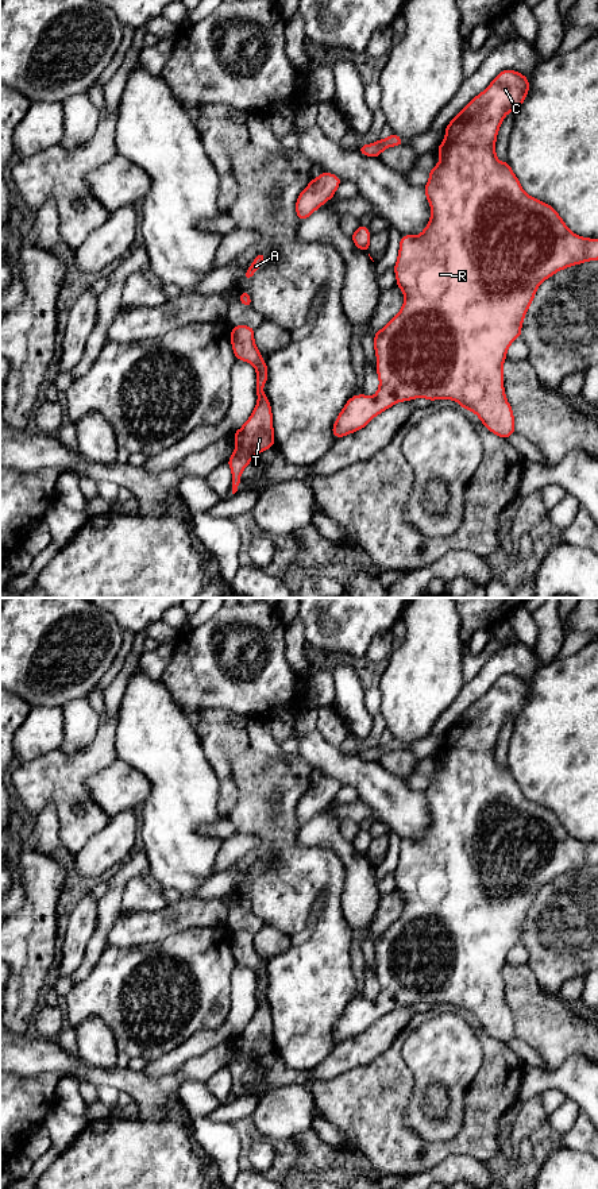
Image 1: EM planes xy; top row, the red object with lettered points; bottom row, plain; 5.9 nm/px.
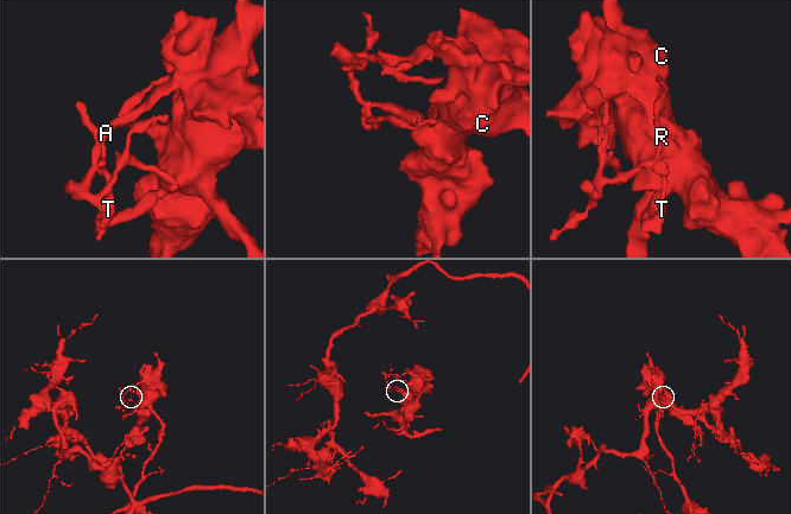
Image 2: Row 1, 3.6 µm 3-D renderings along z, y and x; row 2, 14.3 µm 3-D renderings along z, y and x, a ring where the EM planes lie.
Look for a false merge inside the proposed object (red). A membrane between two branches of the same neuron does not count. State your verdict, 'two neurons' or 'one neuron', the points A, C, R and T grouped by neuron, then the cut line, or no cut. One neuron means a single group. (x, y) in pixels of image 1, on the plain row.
one neuron | A C R T | no cut

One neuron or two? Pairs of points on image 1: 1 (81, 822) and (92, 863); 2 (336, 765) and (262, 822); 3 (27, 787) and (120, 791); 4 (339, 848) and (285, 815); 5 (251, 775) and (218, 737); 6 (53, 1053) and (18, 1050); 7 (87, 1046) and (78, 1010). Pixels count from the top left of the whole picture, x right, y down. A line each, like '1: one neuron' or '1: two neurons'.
1: two neurons
2: two neurons
3: two neurons
4: two neurons
5: two neurons
6: one neuron
7: two neurons

